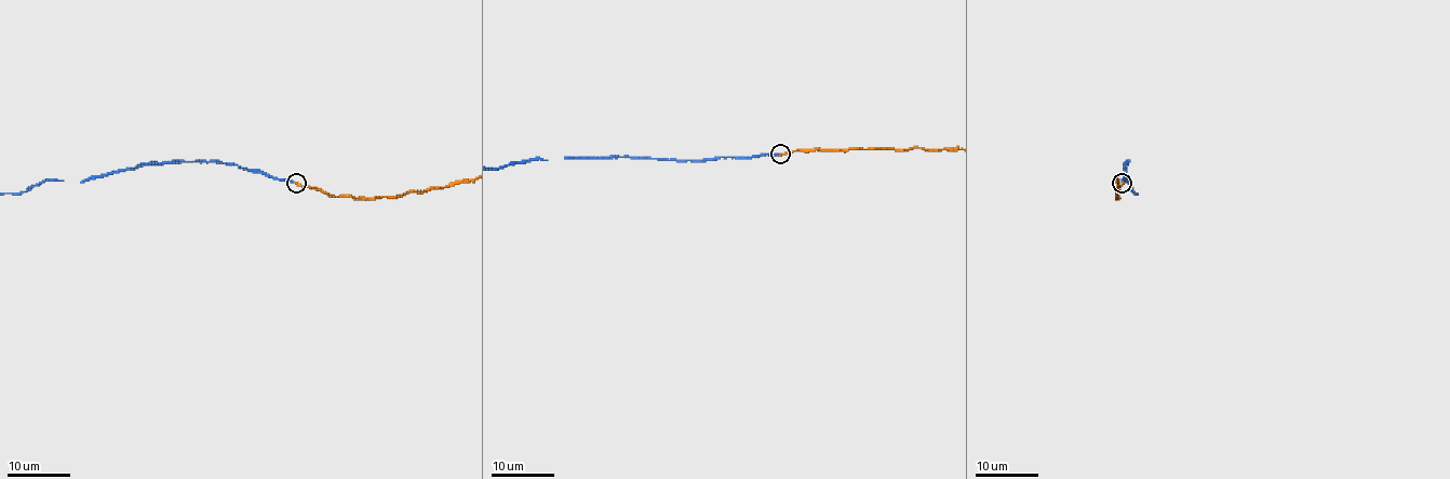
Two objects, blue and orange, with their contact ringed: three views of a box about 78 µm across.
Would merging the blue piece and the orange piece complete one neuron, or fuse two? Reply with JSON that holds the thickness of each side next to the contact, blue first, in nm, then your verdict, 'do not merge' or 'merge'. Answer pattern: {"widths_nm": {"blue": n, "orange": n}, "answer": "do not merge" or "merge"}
{"widths_nm": {"blue": 170, "orange": 220}, "answer": "merge"}

